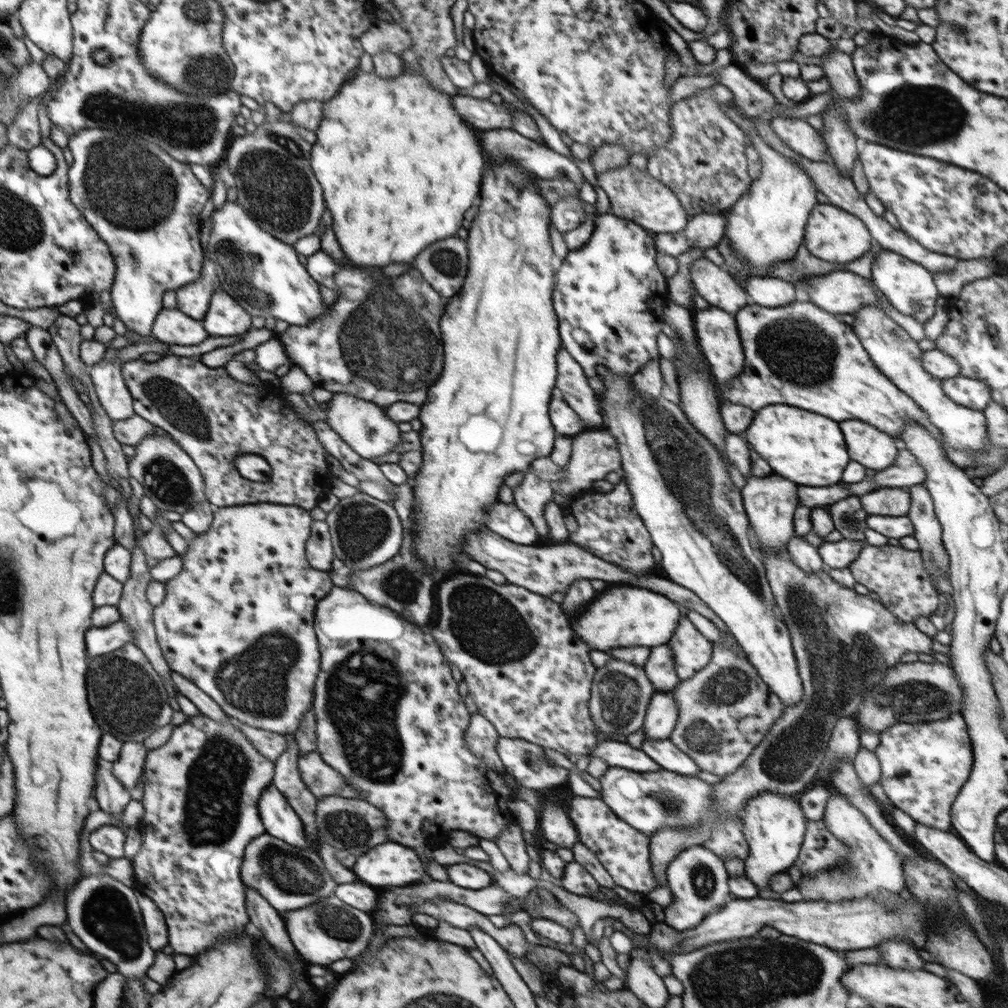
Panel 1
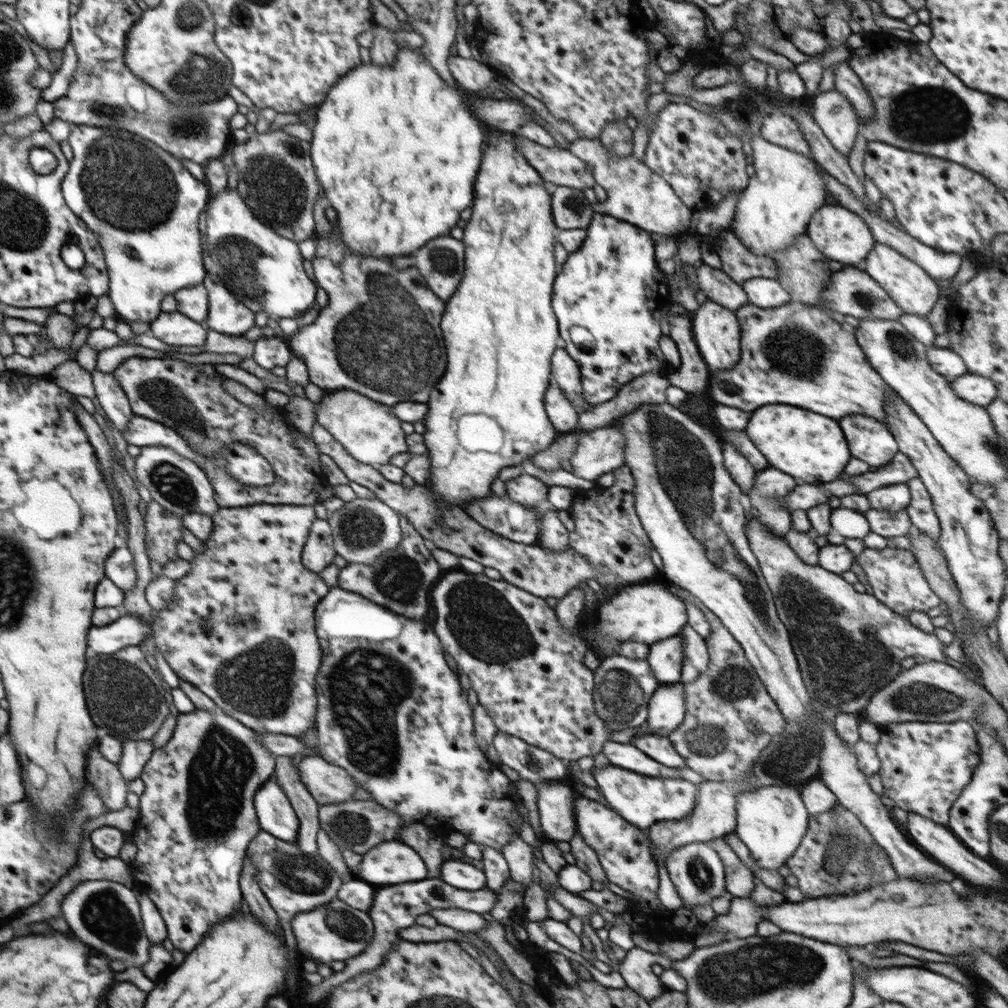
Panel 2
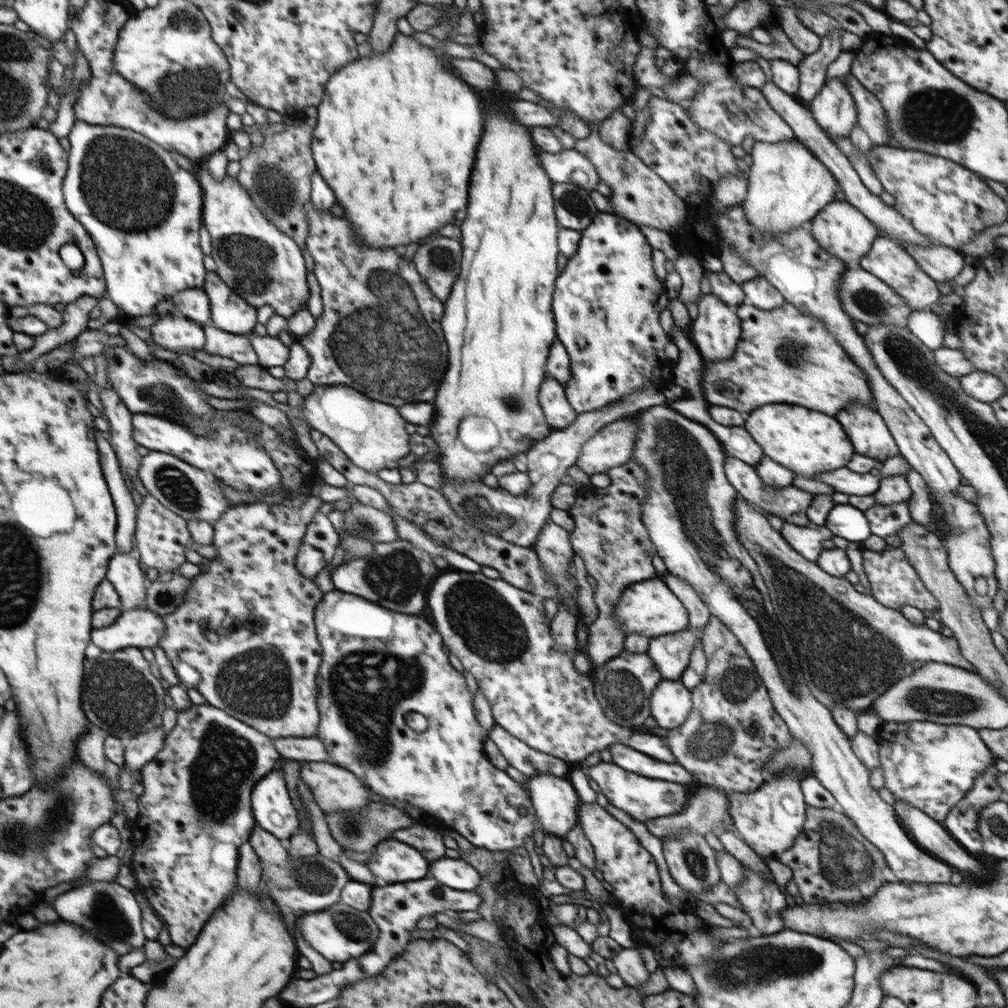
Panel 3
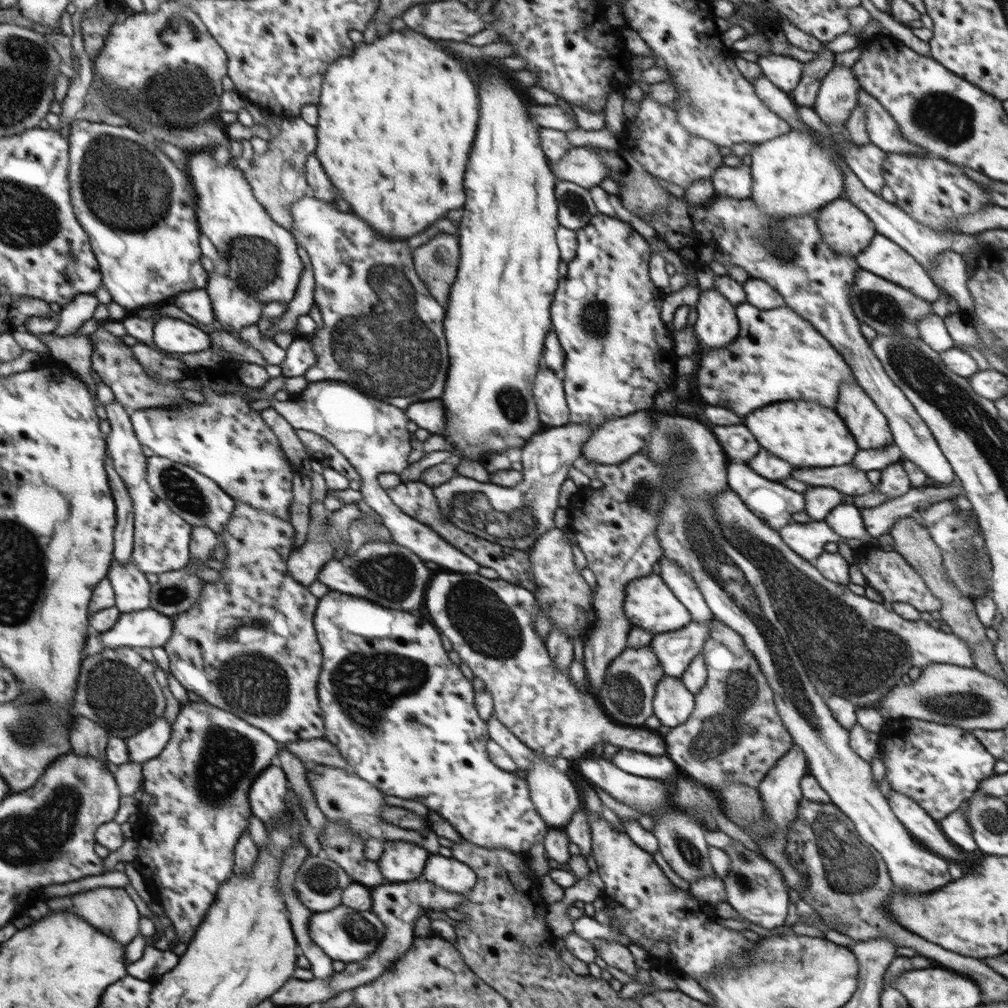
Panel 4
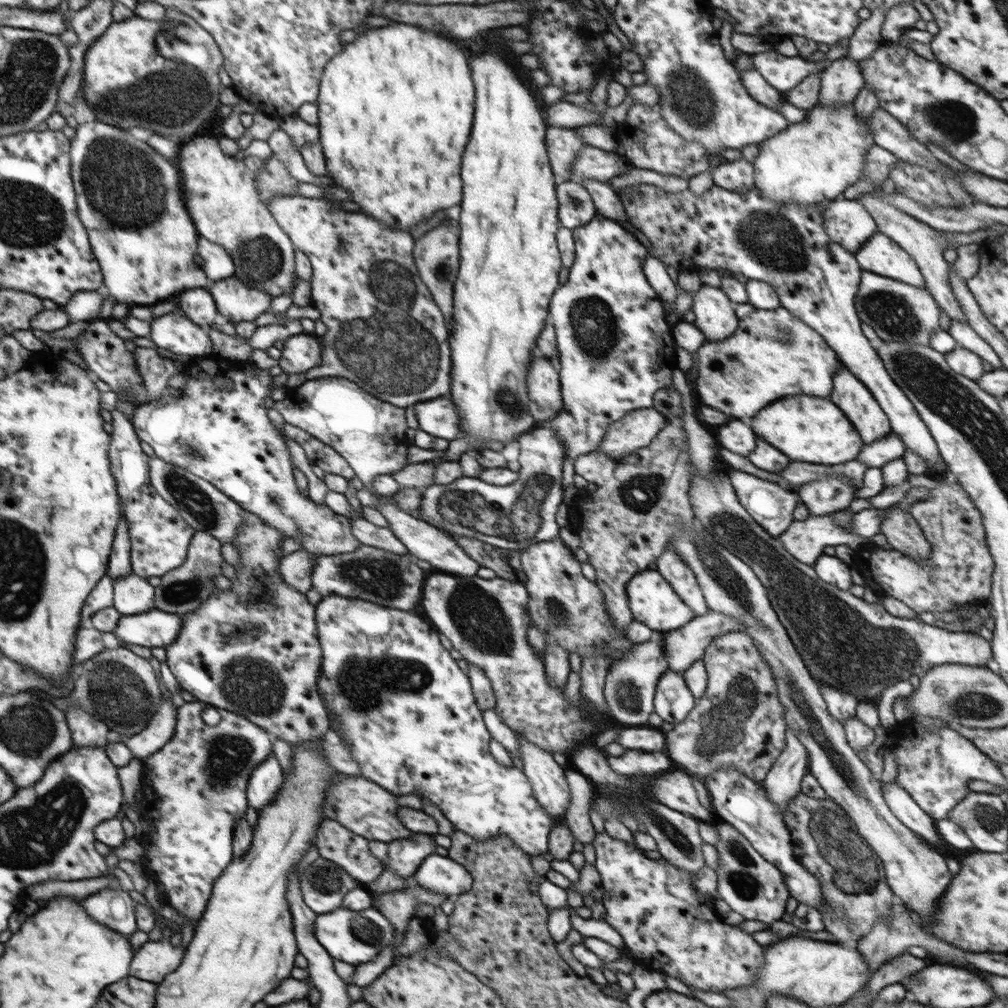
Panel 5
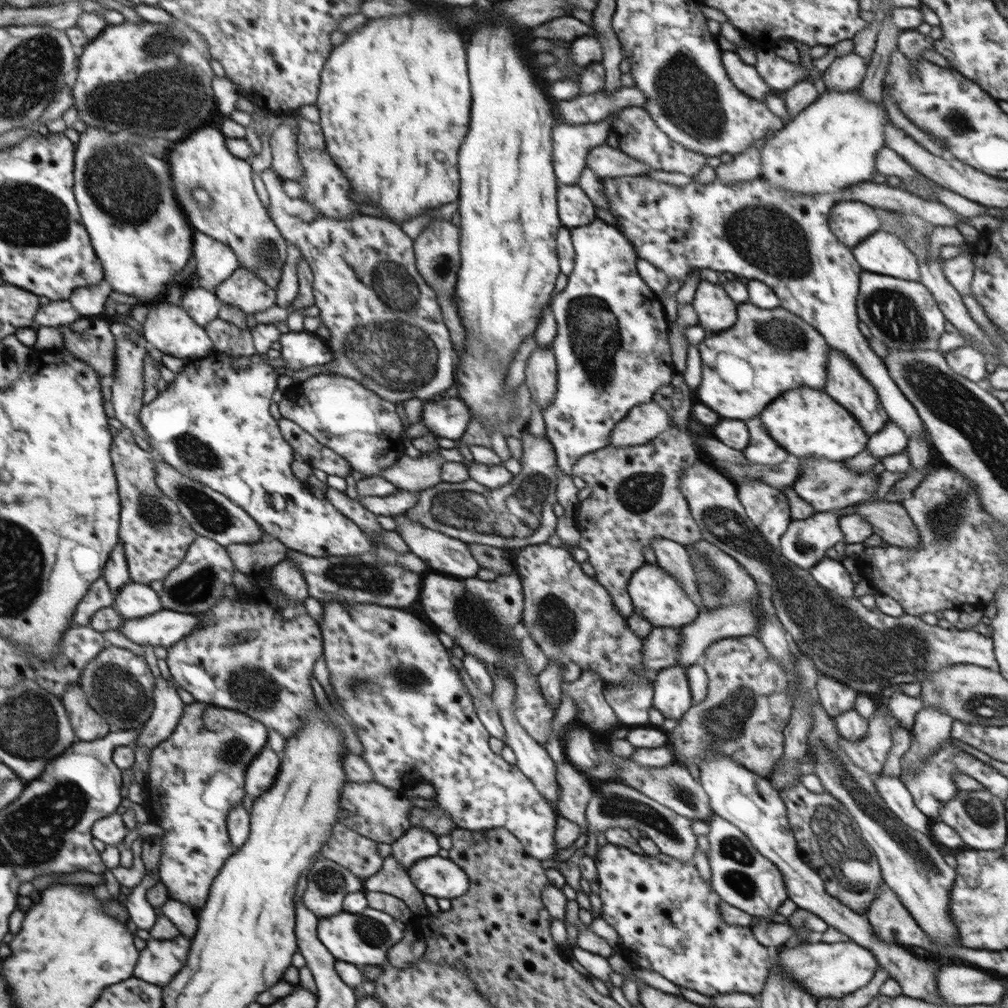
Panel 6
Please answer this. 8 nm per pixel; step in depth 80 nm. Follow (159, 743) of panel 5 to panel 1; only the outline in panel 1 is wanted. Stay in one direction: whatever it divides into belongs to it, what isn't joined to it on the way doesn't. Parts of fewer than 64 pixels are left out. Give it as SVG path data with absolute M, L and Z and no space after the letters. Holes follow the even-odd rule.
M123 743L120 757L112 763L111 770L127 789L134 790L140 781L148 751L142 743Z

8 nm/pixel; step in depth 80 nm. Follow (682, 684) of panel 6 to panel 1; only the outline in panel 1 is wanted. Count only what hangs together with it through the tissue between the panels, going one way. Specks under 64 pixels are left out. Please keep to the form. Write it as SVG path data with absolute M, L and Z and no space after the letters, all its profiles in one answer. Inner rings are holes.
M655 692L649 702L643 728L645 739L668 739L678 720L678 707L671 692Z

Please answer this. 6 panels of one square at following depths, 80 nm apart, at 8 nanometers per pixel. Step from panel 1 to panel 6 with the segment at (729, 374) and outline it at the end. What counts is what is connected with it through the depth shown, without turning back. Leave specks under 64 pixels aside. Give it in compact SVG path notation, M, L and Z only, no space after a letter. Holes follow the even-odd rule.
M700 281L691 303L698 315L699 324L708 334L728 330L737 321L737 303L734 302L722 284Z

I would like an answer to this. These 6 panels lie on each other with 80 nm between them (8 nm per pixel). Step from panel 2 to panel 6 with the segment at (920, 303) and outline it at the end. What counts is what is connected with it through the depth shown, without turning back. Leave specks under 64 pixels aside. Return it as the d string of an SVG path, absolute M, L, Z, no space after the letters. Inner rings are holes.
M878 230L852 248L854 258L864 271L896 279L919 282L915 254L903 240L887 230Z

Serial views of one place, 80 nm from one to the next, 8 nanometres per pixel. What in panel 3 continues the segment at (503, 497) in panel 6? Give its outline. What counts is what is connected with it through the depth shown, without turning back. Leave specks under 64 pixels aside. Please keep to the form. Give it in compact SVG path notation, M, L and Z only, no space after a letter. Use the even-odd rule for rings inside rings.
M652 383L650 388L634 391L600 410L578 413L576 420L570 426L553 429L546 438L537 440L526 452L529 468L526 474L532 481L532 487L524 496L514 496L500 487L494 489L482 483L449 481L440 487L442 496L448 499L452 510L468 526L499 536L502 540L512 542L516 546L532 547L538 533L551 521L551 511L554 509L552 494L561 486L562 477L574 470L582 445L598 430L615 420L634 416L643 409L669 403L663 389L664 386Z

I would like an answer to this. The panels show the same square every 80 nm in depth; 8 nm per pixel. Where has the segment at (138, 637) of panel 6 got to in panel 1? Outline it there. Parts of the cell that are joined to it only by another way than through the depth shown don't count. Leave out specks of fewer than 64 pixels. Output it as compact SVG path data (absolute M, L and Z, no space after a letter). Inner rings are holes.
M120 620L105 628L90 628L88 647L92 657L102 656L120 650L132 640L132 629Z

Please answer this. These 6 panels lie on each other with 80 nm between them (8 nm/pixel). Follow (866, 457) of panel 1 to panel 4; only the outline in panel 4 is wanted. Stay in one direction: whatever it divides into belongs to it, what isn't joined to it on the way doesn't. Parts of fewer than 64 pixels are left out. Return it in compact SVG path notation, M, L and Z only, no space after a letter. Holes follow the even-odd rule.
M856 381L843 382L840 385L839 397L835 411L846 420L846 426L858 443L859 450L871 448L886 448L895 444L888 424L888 419L878 410L874 401L864 392L864 389Z

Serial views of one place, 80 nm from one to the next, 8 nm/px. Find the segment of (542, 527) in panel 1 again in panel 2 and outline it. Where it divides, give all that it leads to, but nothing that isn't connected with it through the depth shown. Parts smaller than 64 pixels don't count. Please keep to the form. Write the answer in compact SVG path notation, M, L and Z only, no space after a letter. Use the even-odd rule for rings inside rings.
M524 473L506 483L507 497L528 509L543 508L547 506L549 488L538 478Z

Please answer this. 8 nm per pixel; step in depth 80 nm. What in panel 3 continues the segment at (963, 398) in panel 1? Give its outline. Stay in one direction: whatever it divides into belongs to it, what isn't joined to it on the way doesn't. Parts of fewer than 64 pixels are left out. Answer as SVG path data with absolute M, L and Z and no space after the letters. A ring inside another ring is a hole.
M972 371L959 378L965 393L980 402L991 403L1006 394L1004 383L995 375Z

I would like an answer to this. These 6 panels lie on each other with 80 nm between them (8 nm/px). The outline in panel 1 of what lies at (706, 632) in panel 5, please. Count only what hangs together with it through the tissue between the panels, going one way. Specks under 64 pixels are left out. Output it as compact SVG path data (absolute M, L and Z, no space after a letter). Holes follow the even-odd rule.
M669 644L651 648L643 669L655 692L671 692L681 681L674 666L673 652Z

